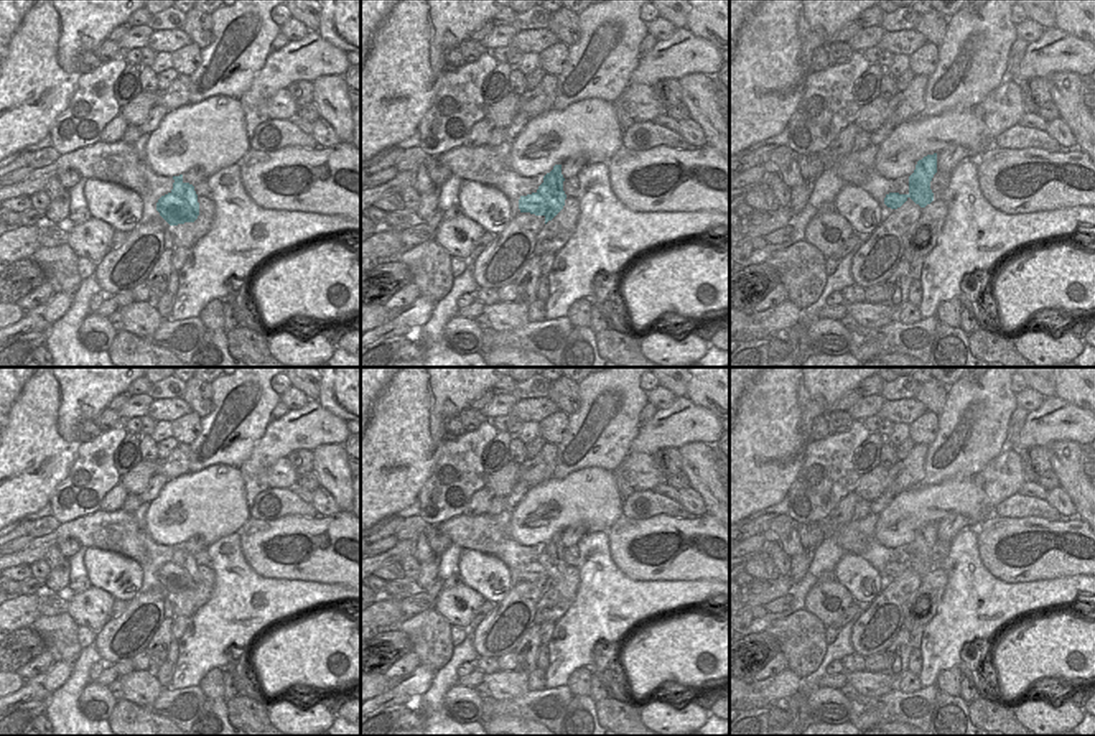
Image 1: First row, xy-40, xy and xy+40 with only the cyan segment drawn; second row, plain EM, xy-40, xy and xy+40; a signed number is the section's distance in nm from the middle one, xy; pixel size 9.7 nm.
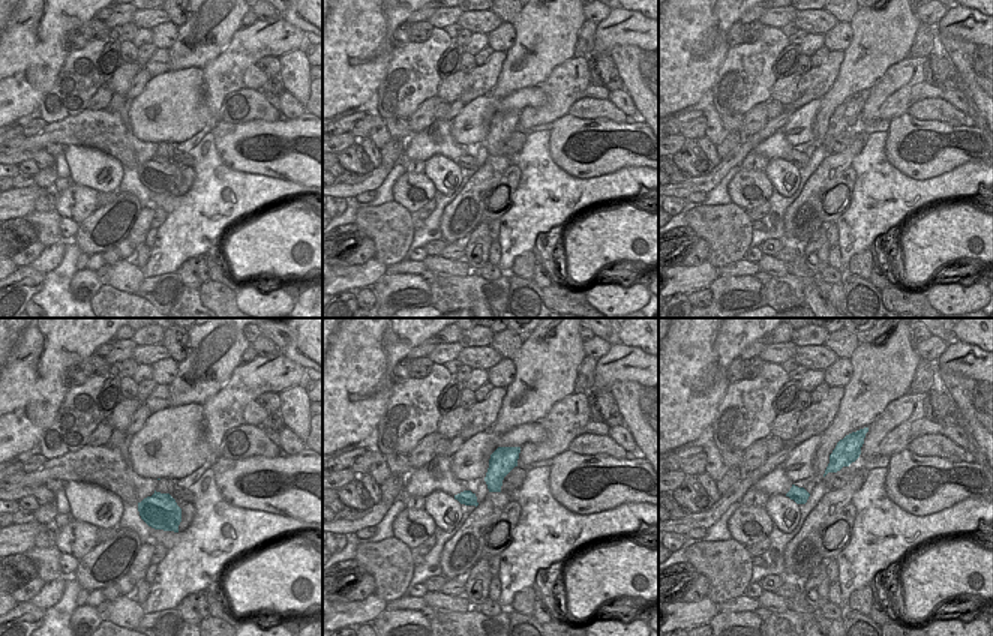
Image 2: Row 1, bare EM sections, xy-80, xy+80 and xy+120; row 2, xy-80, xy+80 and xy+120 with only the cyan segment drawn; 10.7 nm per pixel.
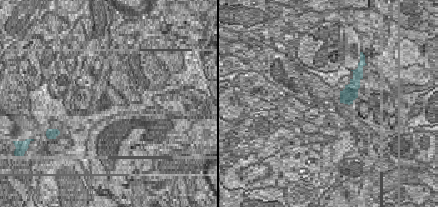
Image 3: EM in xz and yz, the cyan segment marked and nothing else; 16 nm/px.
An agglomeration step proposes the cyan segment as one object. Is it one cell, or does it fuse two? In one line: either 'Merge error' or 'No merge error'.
Merge error.

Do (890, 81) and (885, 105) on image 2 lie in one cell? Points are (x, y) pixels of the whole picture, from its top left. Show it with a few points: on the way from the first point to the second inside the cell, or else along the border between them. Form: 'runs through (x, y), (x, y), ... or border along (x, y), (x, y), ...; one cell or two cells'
runs through (890, 87), (887, 99); one cell

